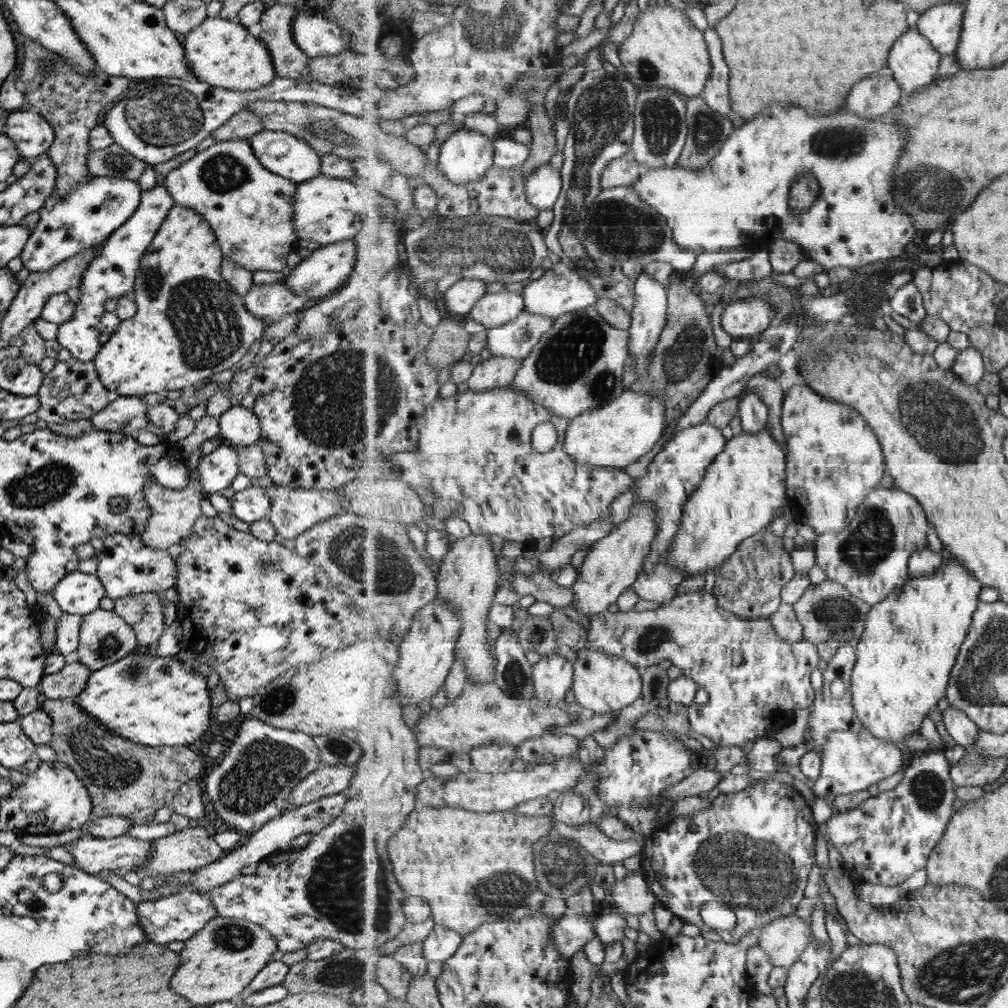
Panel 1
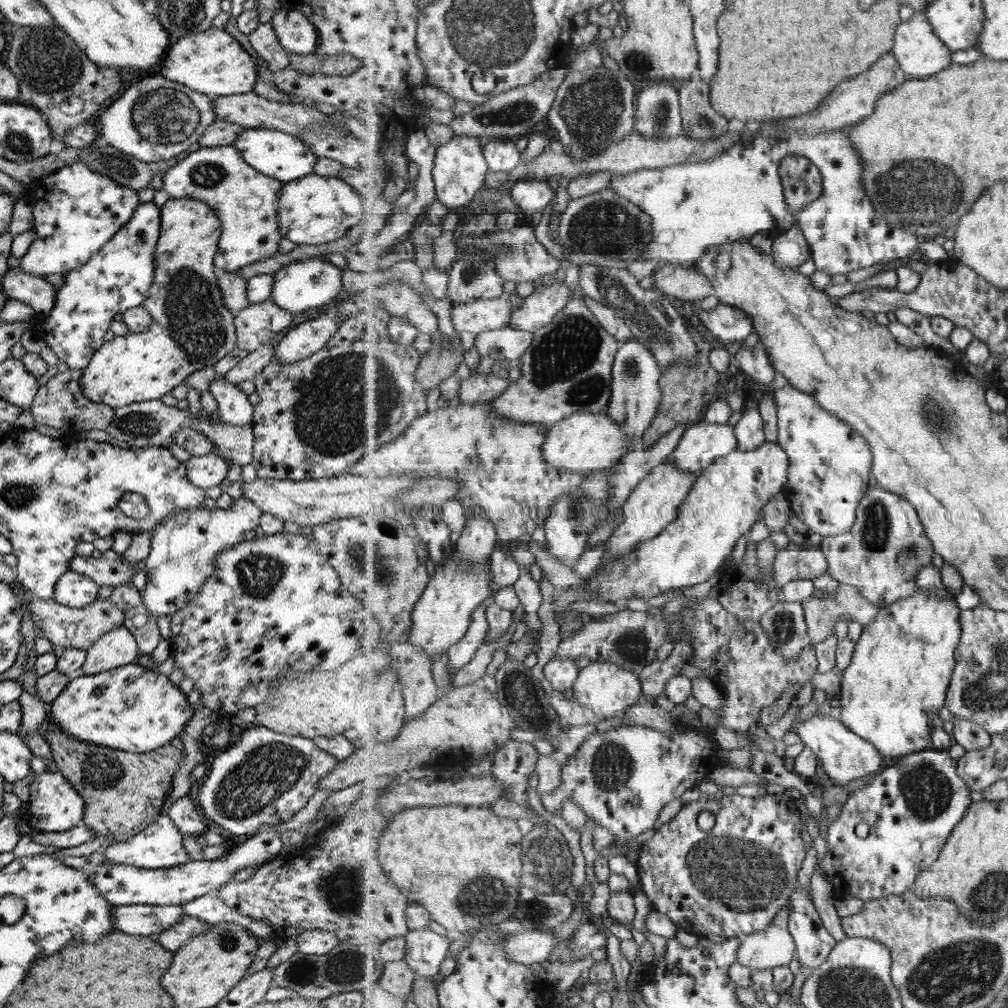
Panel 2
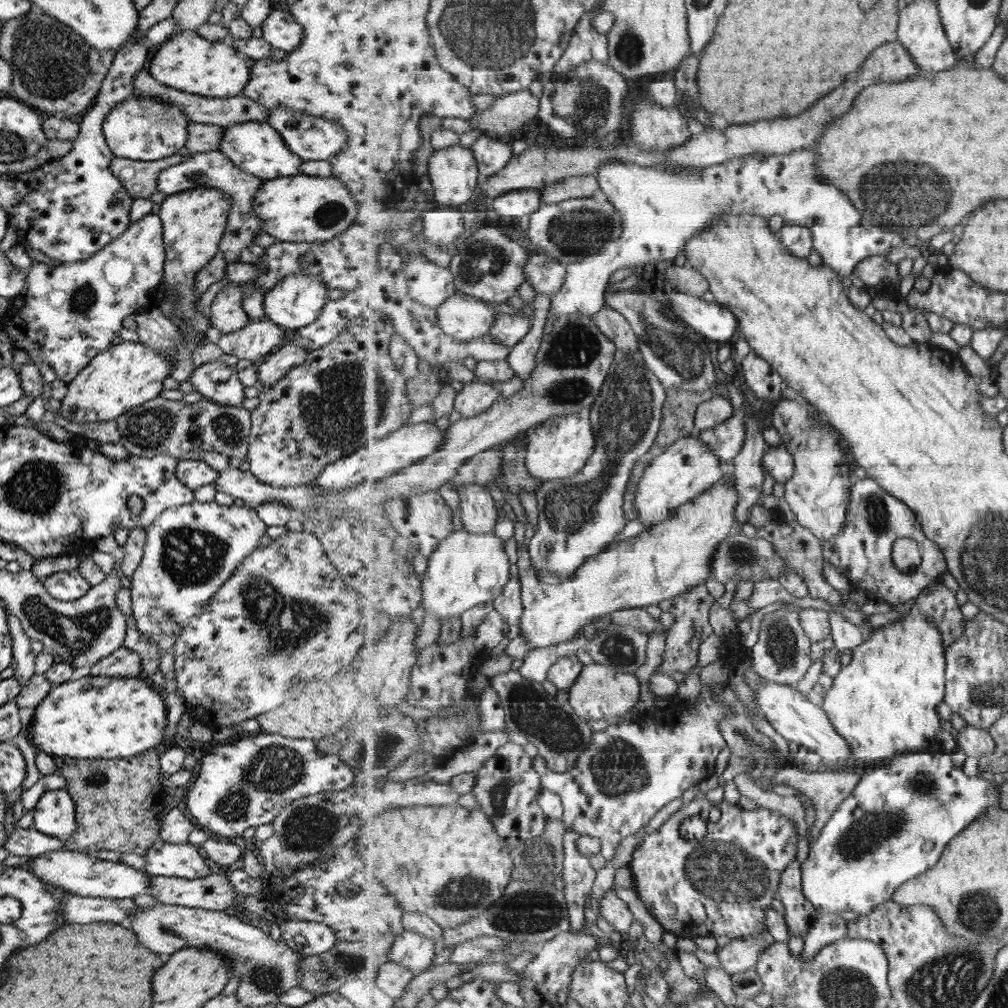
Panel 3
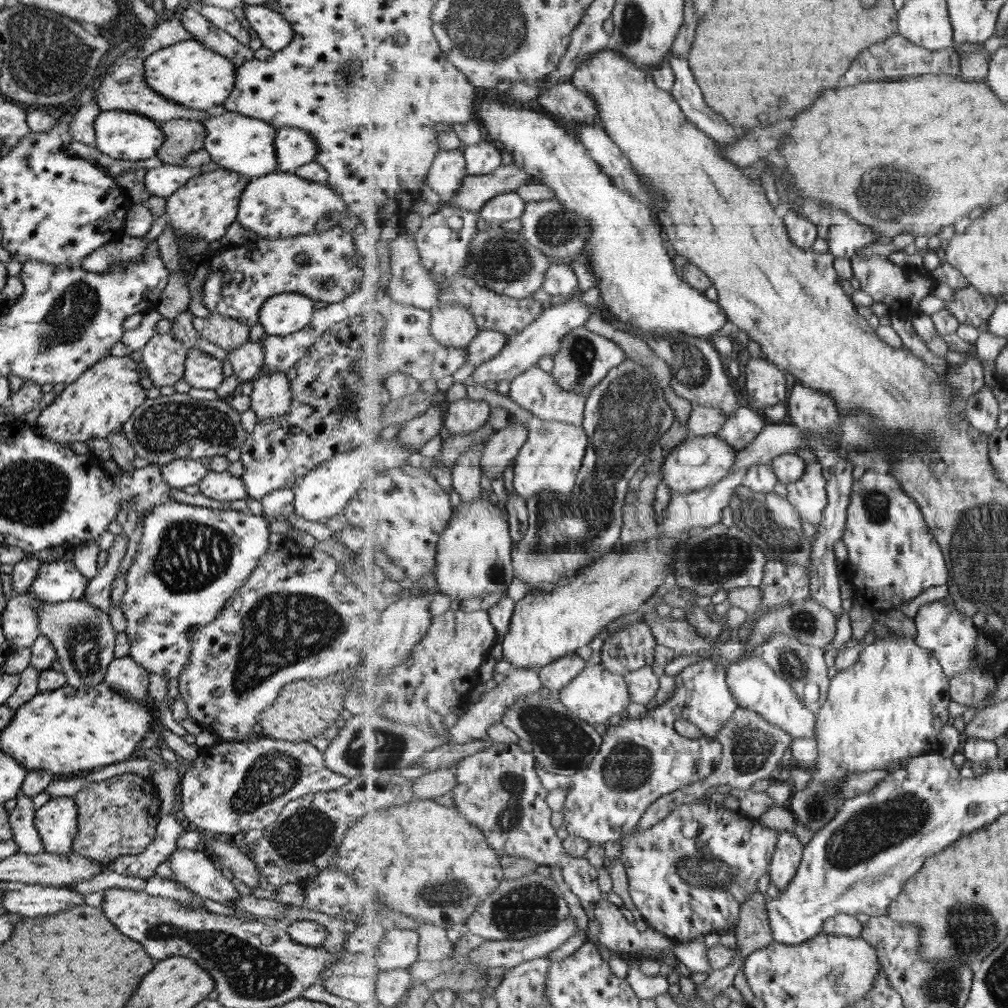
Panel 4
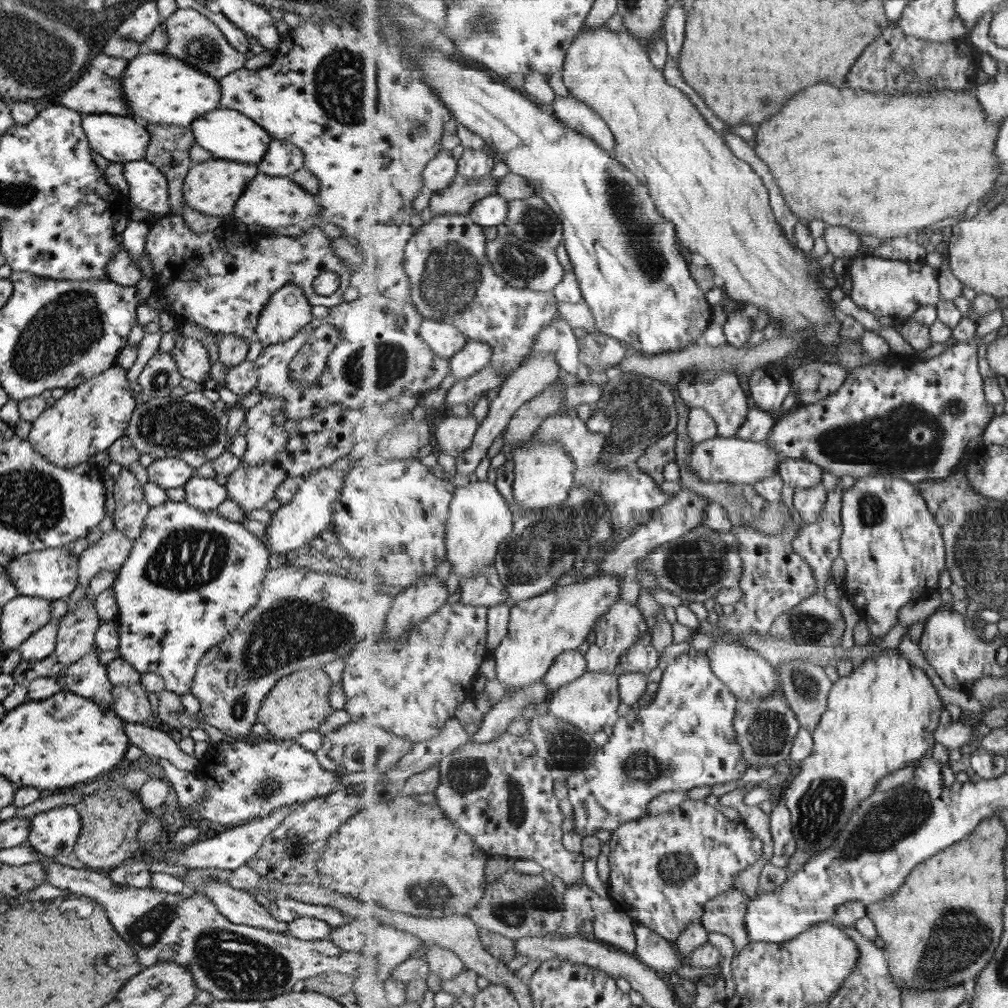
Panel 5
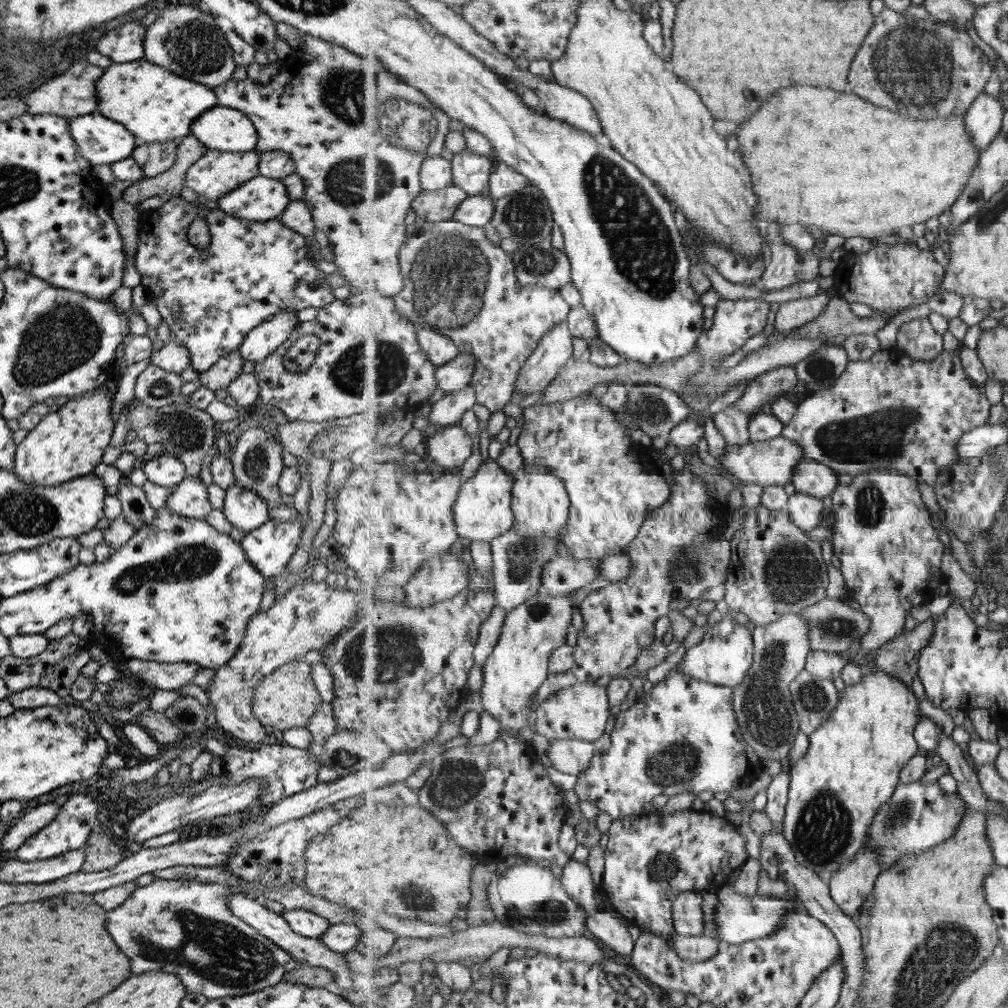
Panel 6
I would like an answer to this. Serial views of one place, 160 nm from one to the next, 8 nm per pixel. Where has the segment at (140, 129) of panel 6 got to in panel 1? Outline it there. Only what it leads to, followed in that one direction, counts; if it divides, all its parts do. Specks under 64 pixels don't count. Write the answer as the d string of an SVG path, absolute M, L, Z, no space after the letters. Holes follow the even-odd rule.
M206 17L201 25L194 27L180 37L188 68L197 81L225 90L257 90L269 84L276 77L265 46L257 38L248 34L239 24L218 17Z

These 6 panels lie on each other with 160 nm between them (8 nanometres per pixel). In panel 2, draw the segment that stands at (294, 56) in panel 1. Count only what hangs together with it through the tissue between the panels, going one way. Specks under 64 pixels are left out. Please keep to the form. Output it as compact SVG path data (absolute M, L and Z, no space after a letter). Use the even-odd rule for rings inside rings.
M271 22L259 24L248 36L251 48L264 60L270 73L285 68L288 64L287 52L275 38Z

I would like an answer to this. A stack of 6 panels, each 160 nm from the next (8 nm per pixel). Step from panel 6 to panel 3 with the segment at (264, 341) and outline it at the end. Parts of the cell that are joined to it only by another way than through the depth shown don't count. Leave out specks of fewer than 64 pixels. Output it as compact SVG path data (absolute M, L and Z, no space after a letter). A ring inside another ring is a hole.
M288 274L280 280L273 288L270 288L263 297L263 314L277 326L280 326L288 334L296 329L313 322L325 304L325 294L328 288L320 278L312 274Z

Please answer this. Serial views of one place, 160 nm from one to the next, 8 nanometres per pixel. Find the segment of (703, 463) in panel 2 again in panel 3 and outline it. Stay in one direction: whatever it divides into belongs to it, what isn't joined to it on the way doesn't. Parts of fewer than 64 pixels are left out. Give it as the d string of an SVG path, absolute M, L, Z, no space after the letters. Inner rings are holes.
M736 412L728 421L716 428L699 433L698 437L705 446L711 447L712 453L720 456L724 467L732 467L734 458L743 450L748 430L745 428L746 417Z

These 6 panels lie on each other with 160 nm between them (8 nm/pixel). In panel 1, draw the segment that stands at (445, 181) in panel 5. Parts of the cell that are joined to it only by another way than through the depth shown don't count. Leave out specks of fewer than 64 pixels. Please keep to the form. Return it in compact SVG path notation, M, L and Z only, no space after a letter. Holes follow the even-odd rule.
M461 128L441 144L437 158L447 178L467 184L479 181L495 166L495 140L479 131Z

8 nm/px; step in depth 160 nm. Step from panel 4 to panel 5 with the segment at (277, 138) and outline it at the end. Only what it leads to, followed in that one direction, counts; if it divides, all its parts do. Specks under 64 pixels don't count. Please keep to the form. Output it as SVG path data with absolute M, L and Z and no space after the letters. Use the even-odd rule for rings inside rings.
M271 139L256 170L267 176L289 177L293 172L302 168L302 160L303 153L299 148L285 140Z

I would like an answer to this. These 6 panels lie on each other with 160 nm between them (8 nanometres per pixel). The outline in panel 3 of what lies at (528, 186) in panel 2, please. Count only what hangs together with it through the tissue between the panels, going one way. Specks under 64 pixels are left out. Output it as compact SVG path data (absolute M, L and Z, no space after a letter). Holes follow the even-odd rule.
M537 188L513 190L491 201L492 210L501 216L530 216L540 209L542 193Z

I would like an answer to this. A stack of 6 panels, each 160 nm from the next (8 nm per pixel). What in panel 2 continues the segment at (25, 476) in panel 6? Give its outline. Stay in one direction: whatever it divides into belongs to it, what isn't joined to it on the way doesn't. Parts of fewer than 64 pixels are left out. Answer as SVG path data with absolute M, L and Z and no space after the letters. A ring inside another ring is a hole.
M169 197L159 208L160 225L155 245L154 271L151 286L141 305L150 314L152 322L145 329L128 332L105 341L89 359L81 374L81 391L91 403L101 403L111 409L121 408L130 403L158 400L169 393L174 386L195 370L214 366L221 357L236 348L236 331L233 317L225 307L216 283L217 270L214 254L220 226L217 215L206 202L195 199Z

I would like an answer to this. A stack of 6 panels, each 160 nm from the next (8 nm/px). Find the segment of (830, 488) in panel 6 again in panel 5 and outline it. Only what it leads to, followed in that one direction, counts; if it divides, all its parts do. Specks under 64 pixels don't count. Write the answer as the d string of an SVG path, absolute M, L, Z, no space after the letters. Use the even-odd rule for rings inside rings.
M784 458L780 464L779 474L784 484L793 489L813 488L823 482L825 469L817 463L798 458Z

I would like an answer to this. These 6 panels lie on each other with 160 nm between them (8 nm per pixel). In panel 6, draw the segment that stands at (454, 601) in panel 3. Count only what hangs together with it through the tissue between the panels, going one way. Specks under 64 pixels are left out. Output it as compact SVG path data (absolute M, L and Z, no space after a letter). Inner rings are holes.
M489 459L482 463L474 476L461 487L456 506L453 508L456 512L458 534L471 542L491 542L513 529L516 519L512 510L512 490L516 479L498 463L498 459Z

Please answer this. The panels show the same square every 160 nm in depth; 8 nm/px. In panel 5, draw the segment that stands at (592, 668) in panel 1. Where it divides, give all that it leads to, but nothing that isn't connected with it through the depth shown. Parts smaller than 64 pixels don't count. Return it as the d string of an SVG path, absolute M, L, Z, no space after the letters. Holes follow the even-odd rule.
M587 671L581 678L570 682L554 691L549 697L548 710L555 716L560 716L565 722L570 722L589 734L609 731L616 719L617 708L621 704L620 679L609 672Z

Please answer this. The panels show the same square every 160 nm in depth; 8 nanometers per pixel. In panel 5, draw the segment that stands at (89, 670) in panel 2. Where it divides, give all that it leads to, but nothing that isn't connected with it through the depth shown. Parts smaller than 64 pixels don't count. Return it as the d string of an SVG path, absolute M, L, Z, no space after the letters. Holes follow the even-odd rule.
M140 681L133 684L111 684L110 689L114 714L122 722L146 724L147 718L151 716L151 706Z

